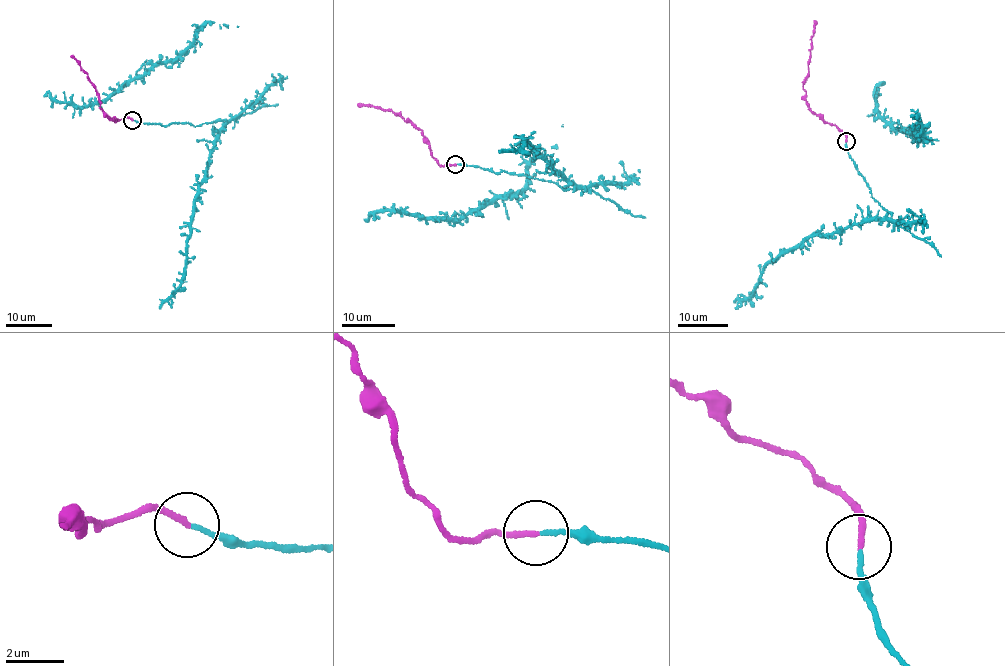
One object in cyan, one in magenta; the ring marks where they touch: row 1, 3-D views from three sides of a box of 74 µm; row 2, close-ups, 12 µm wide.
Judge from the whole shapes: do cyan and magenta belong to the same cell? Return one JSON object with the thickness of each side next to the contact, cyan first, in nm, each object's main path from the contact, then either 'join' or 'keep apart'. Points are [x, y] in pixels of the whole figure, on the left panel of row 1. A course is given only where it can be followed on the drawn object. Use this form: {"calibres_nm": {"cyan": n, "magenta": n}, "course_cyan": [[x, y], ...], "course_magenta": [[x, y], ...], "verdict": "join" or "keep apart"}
{"calibres_nm": {"cyan": 140, "magenta": 190}, "course_cyan": [[133, 120], [163, 126], [225, 122], [211, 153], [193, 206], [182, 280], [159, 308]], "course_magenta": [[133, 120], [127, 117], [116, 121], [100, 107], [95, 86], [87, 73], [70, 56]], "verdict": "join"}

